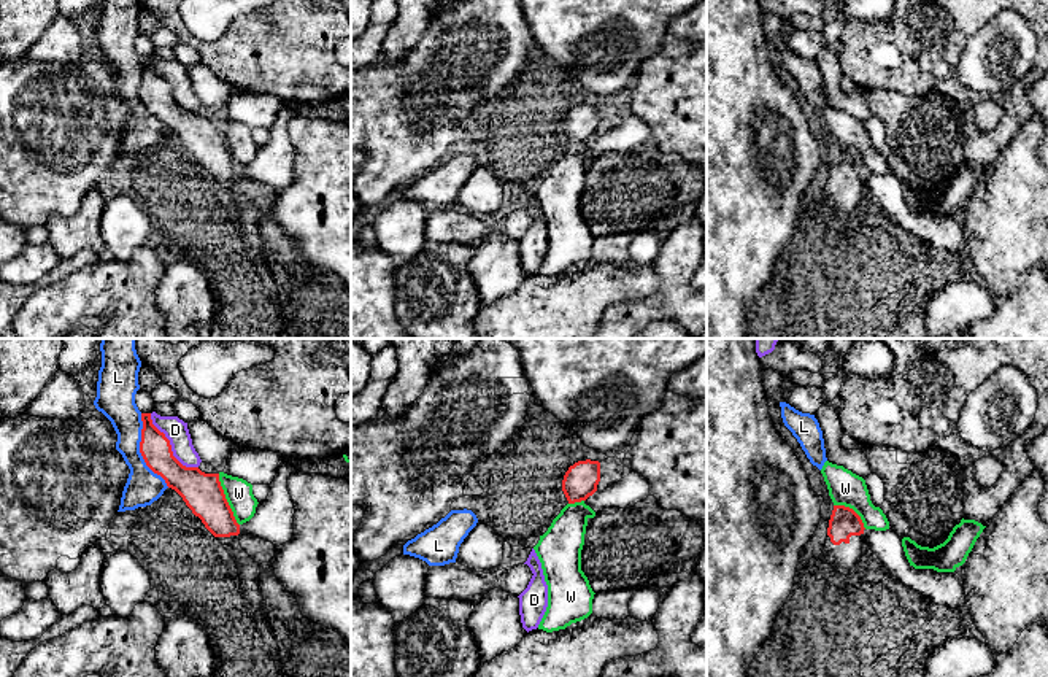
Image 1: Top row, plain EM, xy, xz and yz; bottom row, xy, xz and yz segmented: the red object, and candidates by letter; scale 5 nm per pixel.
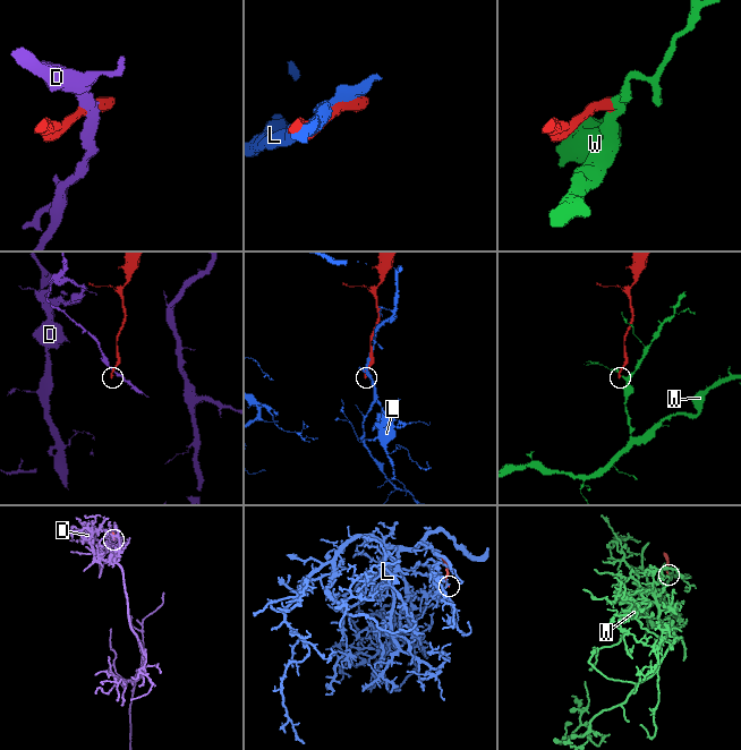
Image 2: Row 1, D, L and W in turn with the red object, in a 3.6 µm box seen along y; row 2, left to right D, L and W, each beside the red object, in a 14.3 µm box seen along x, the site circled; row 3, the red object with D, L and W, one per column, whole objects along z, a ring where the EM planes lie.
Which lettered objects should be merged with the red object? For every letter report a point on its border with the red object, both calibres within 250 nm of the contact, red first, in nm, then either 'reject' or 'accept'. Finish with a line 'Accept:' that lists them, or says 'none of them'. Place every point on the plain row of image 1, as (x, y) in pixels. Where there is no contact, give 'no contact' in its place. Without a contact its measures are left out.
D: meets red in xy at (170, 91); 180 nm thick on the red side, 120 nm on the other; reject
L: meets red in xy at (140, 96); 160 nm thick on the red side, 180 nm on the other; reject
W: meets red in xy at (226, 143); 200 nm thick on the red side, 140 nm on the other; reject
Accept: none of them

